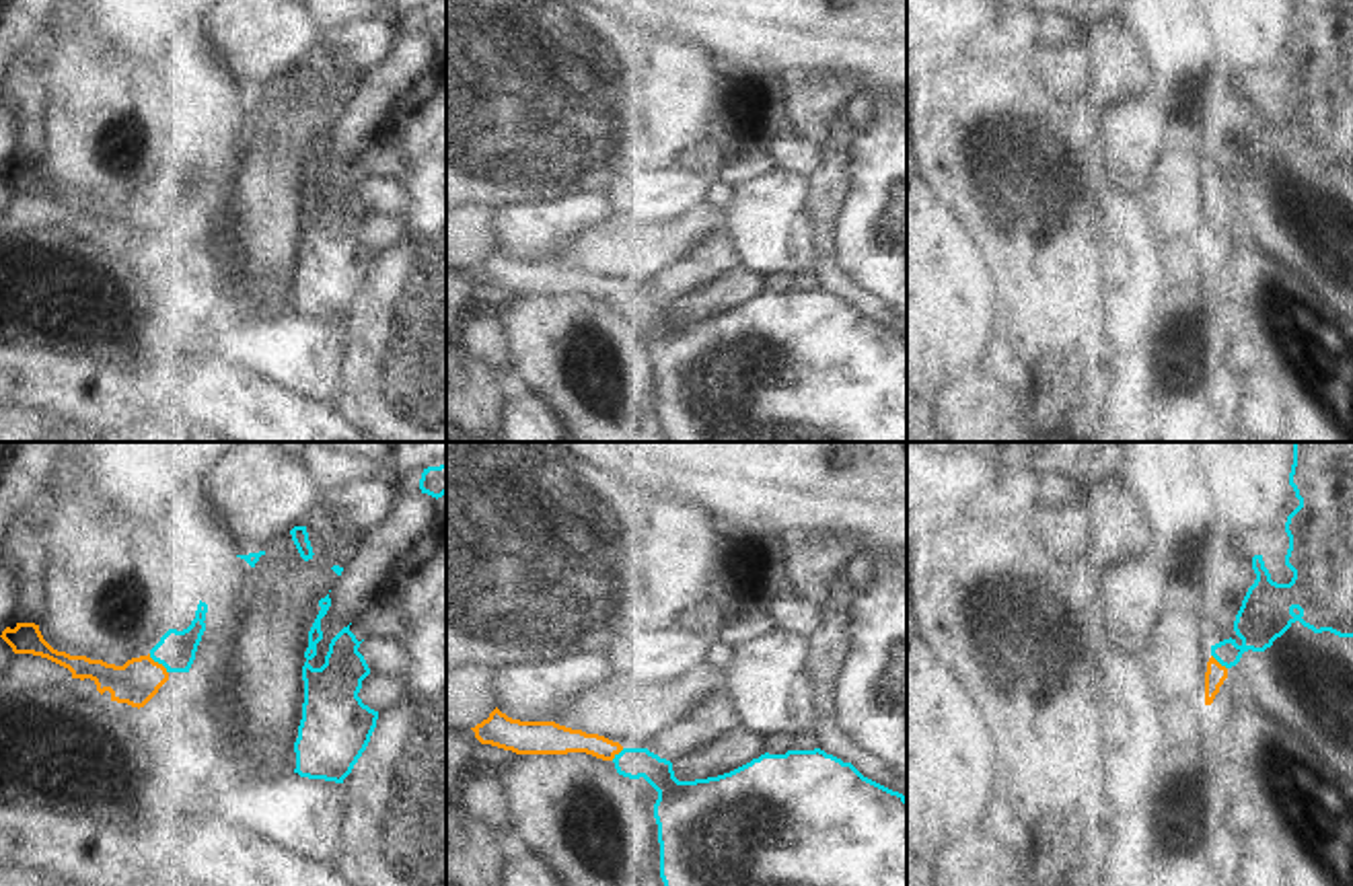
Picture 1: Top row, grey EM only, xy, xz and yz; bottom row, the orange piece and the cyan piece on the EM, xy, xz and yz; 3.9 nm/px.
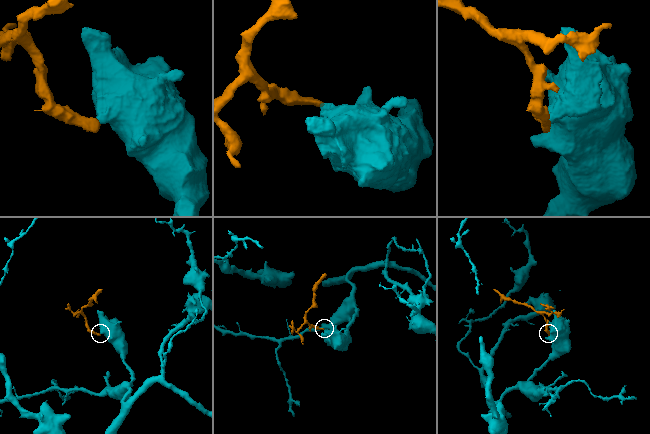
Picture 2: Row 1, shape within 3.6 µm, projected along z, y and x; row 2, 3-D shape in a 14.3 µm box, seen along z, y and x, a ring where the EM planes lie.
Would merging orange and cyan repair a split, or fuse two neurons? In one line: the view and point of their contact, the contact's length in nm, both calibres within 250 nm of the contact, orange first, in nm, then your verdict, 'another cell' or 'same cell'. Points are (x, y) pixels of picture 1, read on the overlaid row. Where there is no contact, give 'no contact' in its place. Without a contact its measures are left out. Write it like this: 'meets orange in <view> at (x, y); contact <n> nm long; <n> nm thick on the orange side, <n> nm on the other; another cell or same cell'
meets orange in xy at (157, 662); contact 110 nm long; 170 nm thick on the orange side, 150 nm on the other; same cell

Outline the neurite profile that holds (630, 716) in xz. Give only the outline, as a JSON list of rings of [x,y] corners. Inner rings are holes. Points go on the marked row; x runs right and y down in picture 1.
[[[705,666],[664,674],[650,689],[602,682],[568,699],[555,724],[605,736],[623,748],[648,748],[660,726],[683,722],[724,691],[726,674]]]

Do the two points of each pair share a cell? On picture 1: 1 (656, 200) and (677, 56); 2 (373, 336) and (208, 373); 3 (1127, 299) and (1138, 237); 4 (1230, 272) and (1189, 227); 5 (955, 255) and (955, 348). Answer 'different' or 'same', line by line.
1: different
2: different
3: same
4: different
5: same

